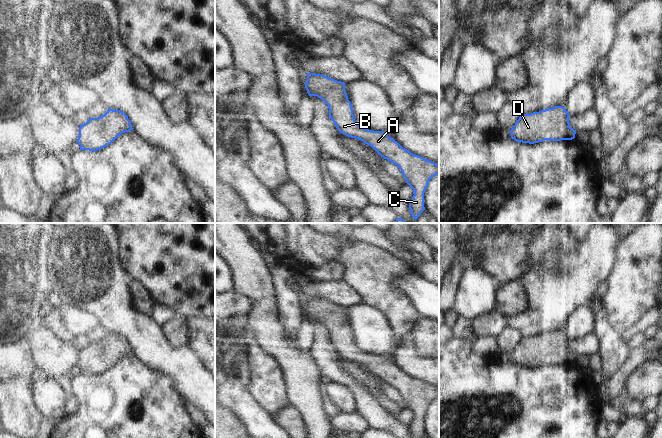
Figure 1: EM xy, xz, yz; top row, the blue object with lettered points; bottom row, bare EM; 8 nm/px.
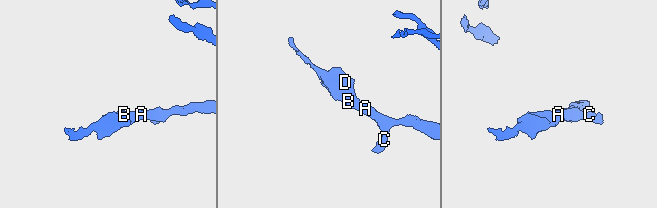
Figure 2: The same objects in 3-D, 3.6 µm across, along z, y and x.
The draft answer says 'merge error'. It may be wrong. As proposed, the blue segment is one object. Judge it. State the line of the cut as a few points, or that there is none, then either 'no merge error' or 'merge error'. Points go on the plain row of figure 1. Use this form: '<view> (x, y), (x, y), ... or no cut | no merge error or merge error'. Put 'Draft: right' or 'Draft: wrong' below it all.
no cut | no merge error
Draft: wrong

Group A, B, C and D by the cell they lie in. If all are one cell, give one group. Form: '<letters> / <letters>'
A B C D

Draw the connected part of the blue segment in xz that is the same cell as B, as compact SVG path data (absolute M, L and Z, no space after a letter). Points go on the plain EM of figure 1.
M307 297L305 312L308 319L322 323L329 333L329 341L340 357L363 365L391 387L398 390L414 419L409 425L411 438L424 434L424 416L430 403L439 398L439 389L403 372L384 355L362 352L354 343L345 307L321 298Z

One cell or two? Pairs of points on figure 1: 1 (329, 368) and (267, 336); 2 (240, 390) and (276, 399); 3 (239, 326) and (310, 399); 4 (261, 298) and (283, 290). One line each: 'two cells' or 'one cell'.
1: two cells
2: two cells
3: two cells
4: two cells

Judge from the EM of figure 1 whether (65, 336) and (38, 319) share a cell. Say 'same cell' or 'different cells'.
different cells

